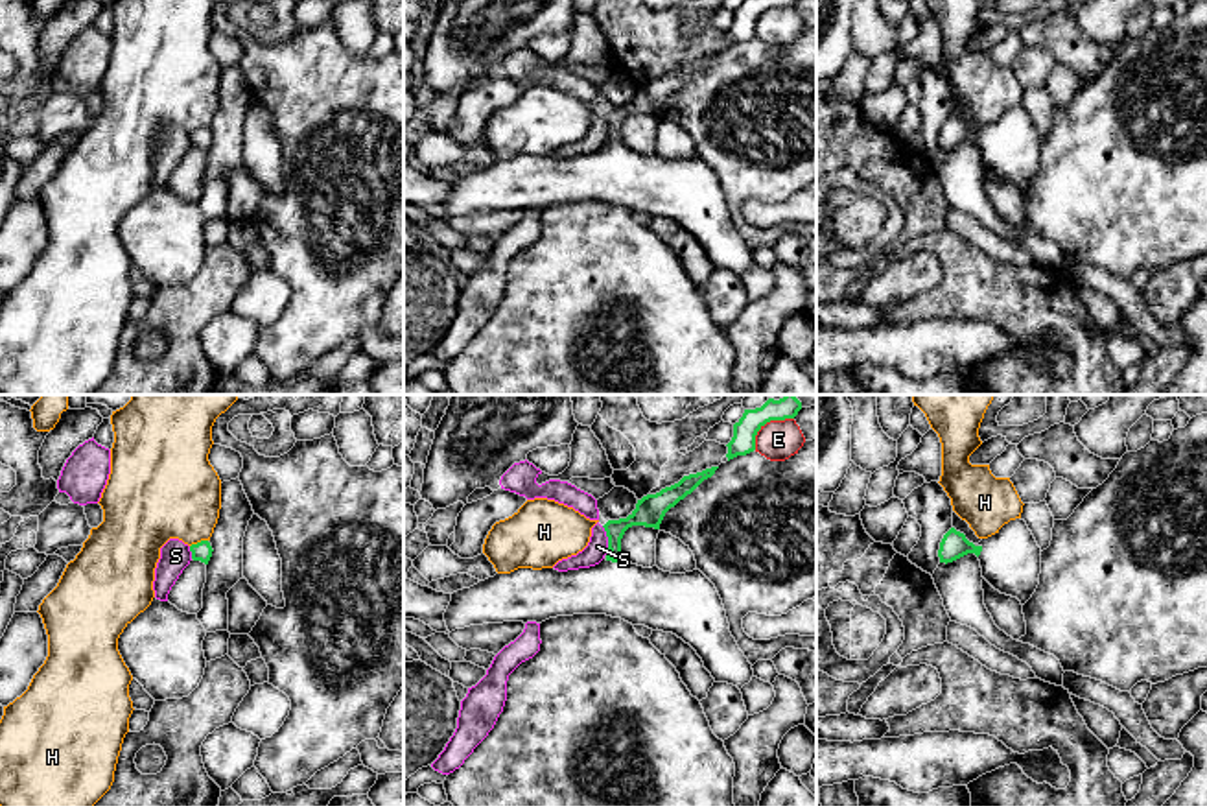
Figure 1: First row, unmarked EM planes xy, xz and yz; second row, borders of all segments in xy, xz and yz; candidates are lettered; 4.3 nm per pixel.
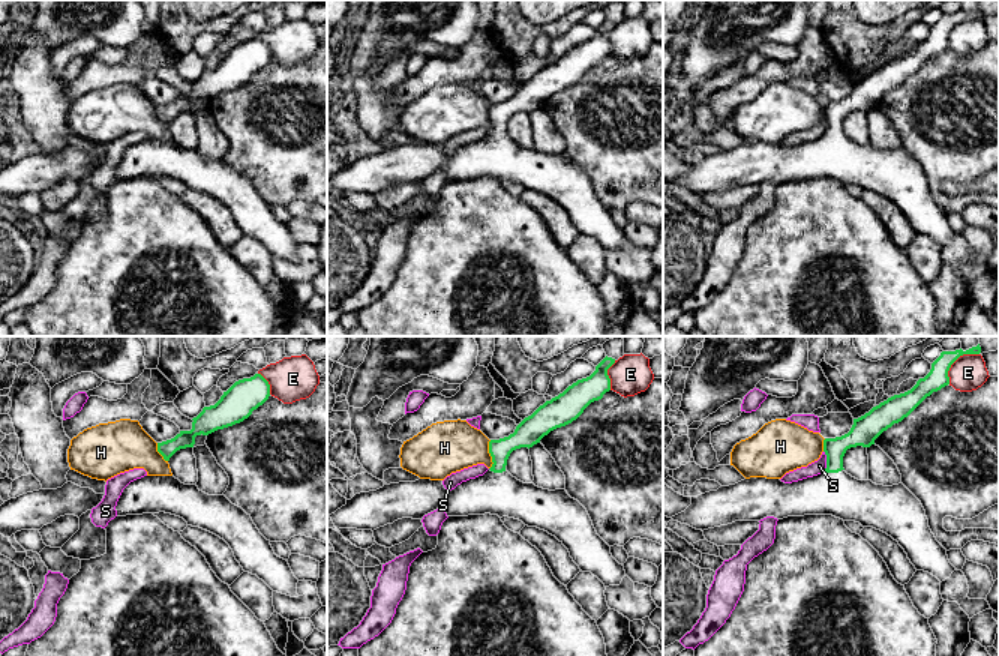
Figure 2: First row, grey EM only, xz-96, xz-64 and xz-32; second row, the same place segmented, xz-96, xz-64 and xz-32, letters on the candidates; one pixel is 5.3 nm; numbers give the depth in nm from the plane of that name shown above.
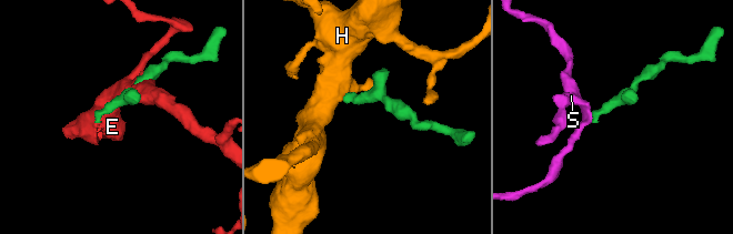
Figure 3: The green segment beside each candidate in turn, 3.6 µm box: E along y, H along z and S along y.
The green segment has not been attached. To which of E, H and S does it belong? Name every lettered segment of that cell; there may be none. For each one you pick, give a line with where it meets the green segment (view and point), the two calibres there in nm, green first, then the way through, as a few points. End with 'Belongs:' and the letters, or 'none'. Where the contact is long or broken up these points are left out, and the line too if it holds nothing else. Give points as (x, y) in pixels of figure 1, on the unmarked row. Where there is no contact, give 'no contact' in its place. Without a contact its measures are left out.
Belongs: none

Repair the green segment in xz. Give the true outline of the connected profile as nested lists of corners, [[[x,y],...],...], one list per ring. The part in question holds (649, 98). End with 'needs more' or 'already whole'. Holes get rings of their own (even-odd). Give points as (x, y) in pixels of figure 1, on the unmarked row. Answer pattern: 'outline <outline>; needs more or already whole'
outline [[[717,55],[684,63],[678,70],[638,87],[627,105],[608,107],[603,114],[610,138],[595,153],[568,159],[518,155],[453,179],[444,199],[448,218],[483,210],[542,210],[557,203],[606,201],[676,221],[697,238],[715,269],[741,277],[752,267],[754,256],[730,219],[715,172],[700,157],[671,160],[658,153],[632,151],[621,142],[621,125],[628,114],[660,116],[665,100]]]; needs more

